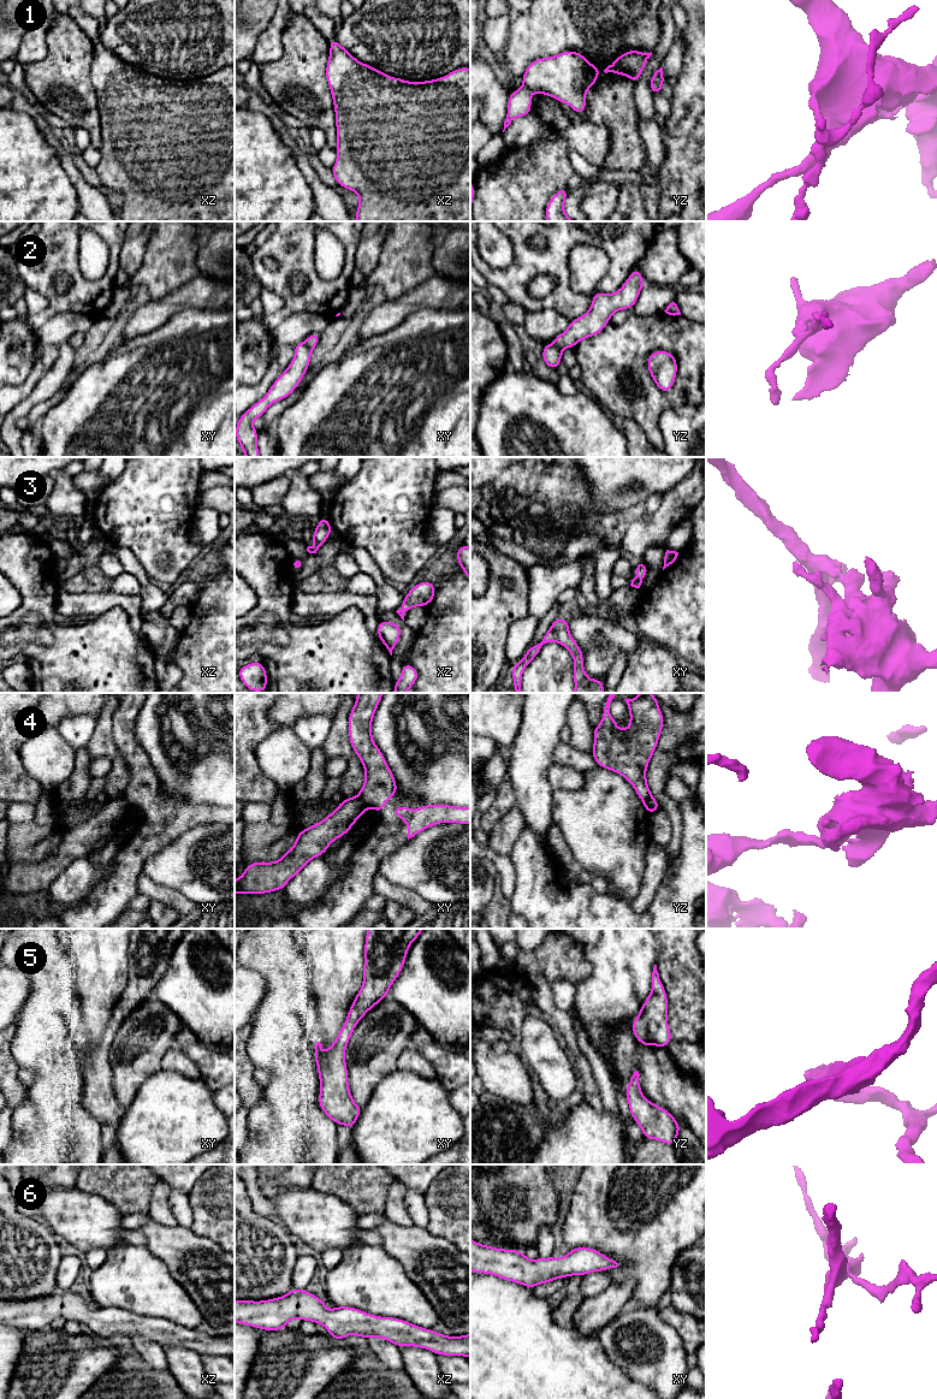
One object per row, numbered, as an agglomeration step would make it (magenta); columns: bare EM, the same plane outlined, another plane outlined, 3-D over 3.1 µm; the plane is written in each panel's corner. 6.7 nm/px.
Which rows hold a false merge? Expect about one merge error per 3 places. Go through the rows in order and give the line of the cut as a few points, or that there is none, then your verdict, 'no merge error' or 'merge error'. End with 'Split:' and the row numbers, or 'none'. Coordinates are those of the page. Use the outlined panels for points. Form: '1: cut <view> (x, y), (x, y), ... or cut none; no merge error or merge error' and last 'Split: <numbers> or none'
1: cut yz (525, 86), (532, 92); merge error
2: cut yz (553, 343), (562, 348); merge error
3: cut none; no merge error
4: cut xy (357, 796), (367, 806); merge error
5: cut none; no merge error
6: cut none; no merge error
Split: 1, 2, 4

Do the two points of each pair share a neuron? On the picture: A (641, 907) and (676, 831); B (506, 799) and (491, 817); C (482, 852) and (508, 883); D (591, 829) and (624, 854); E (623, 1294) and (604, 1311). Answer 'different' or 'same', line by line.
A: different
B: same
C: same
D: same
E: same

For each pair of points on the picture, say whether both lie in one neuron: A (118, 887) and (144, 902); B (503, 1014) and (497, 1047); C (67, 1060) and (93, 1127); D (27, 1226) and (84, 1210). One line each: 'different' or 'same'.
A: different
B: different
C: same
D: different

